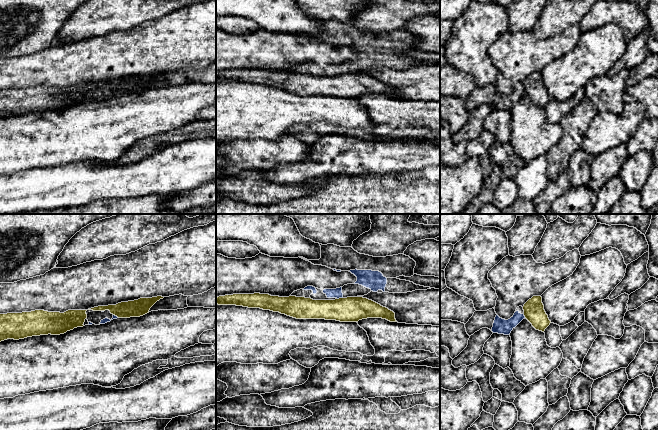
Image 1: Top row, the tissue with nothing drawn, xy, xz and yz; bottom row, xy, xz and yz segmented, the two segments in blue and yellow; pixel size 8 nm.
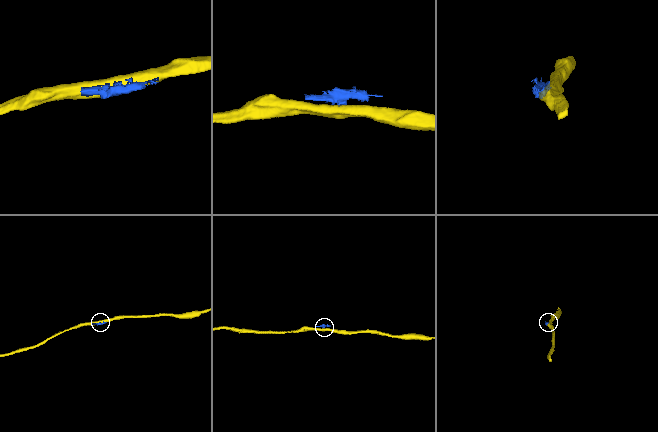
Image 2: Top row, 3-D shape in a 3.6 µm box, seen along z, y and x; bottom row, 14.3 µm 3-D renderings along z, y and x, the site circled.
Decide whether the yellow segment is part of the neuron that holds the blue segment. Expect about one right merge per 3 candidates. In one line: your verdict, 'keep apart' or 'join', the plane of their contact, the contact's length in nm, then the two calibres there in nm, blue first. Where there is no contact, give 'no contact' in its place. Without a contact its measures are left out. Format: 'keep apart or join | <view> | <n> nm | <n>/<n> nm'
keep apart | xz | 50 nm | 80/200 nm

